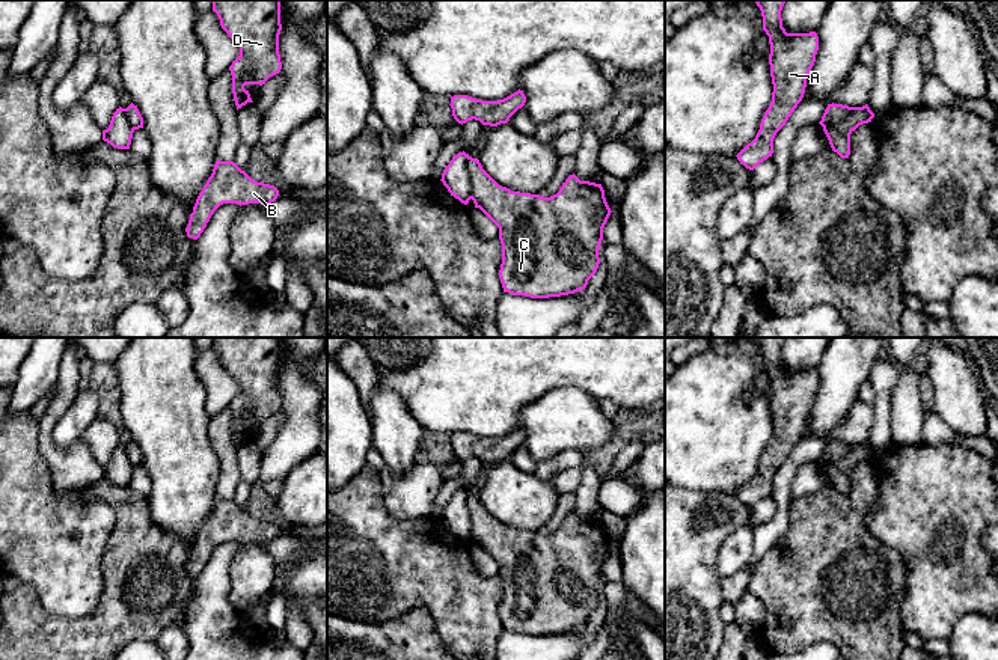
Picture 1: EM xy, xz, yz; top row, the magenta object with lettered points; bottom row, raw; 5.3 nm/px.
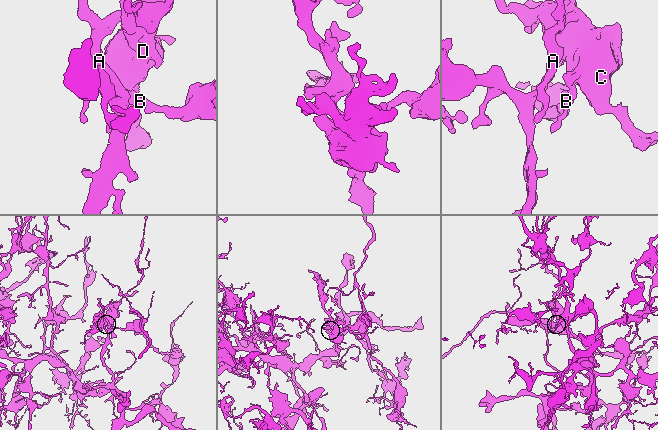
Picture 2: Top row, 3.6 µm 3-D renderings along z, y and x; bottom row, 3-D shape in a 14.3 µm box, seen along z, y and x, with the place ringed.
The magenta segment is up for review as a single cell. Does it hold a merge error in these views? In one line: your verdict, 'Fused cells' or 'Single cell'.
Fused cells

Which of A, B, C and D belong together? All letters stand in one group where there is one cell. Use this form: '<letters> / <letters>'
A C D / B

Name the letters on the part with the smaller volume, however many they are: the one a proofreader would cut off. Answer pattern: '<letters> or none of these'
B

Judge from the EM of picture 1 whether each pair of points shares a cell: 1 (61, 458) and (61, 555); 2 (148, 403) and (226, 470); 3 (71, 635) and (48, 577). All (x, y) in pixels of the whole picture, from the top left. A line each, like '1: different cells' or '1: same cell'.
1: different cells
2: different cells
3: different cells

